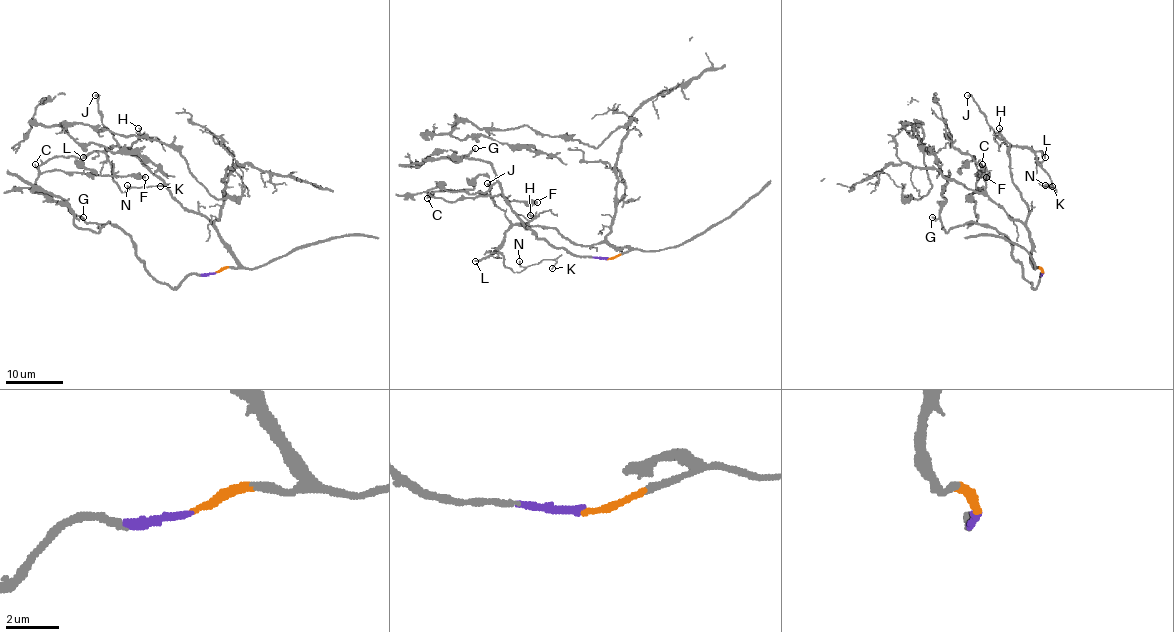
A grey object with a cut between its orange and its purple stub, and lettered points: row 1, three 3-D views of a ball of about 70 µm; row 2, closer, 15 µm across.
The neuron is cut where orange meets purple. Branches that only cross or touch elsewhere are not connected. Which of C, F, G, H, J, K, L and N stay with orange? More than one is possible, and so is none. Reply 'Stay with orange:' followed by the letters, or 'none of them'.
Stay with orange: H, J, K, L, N

